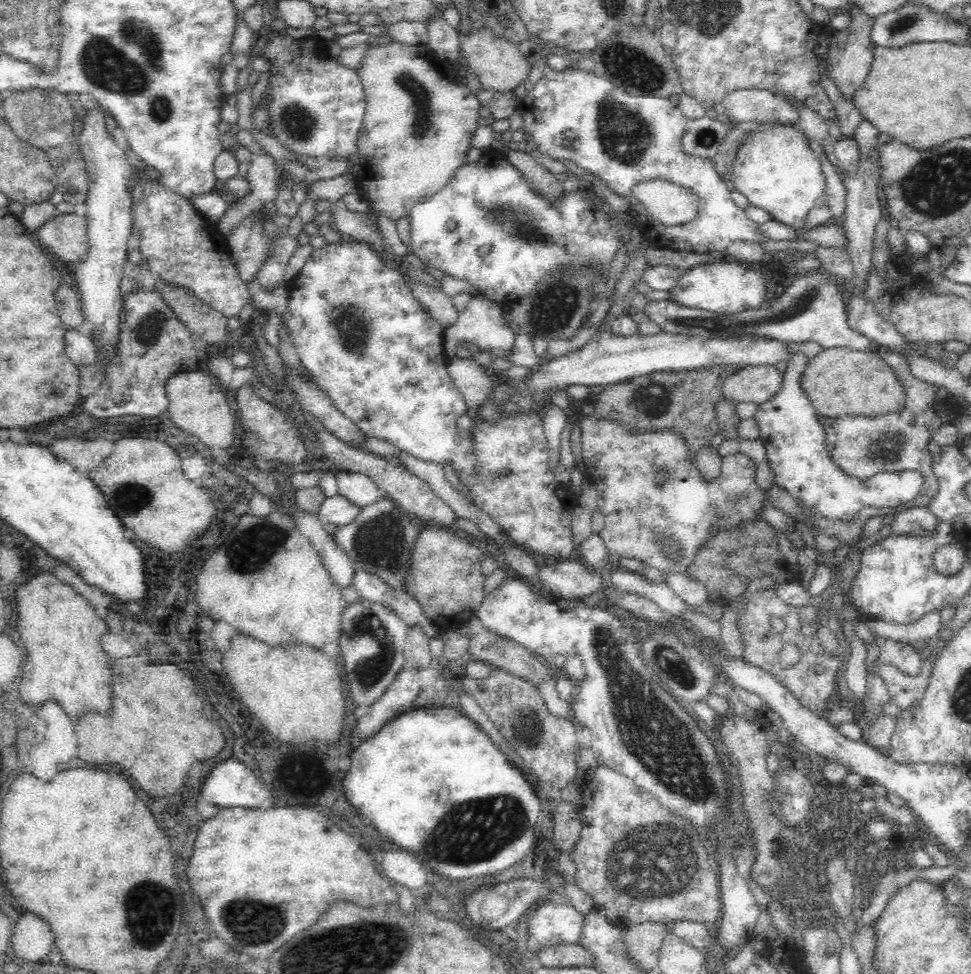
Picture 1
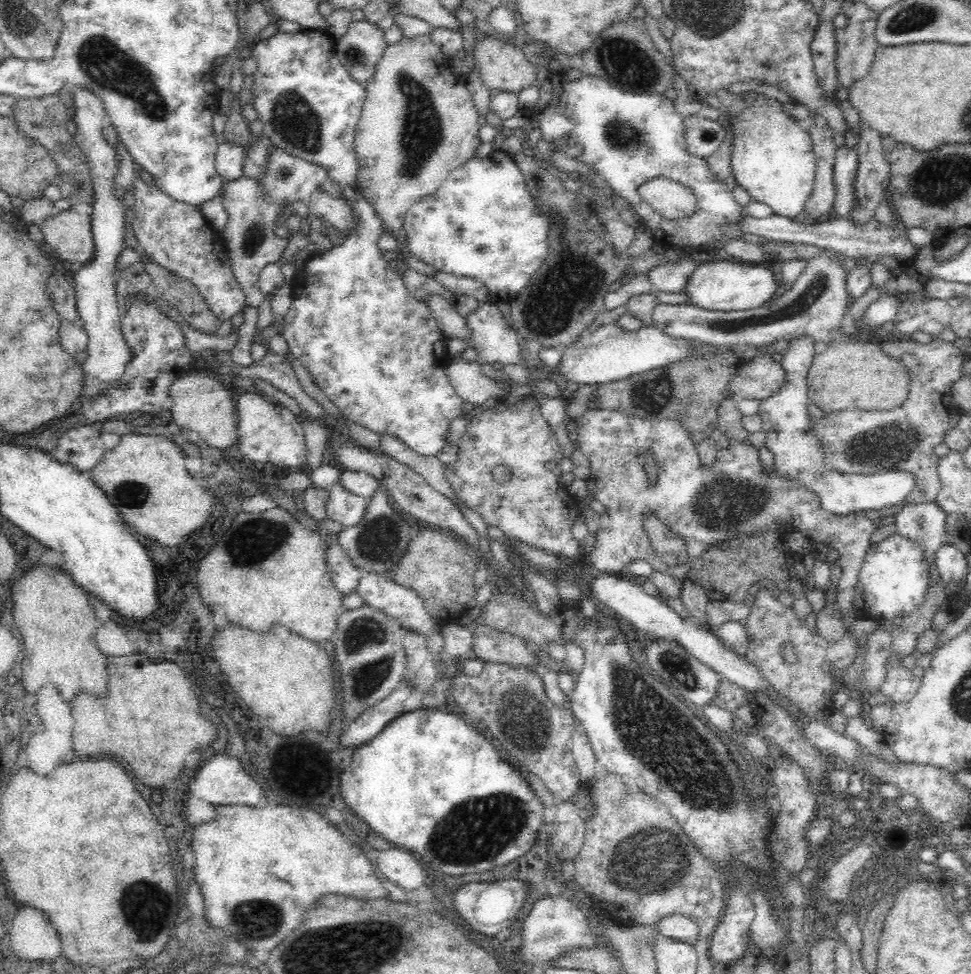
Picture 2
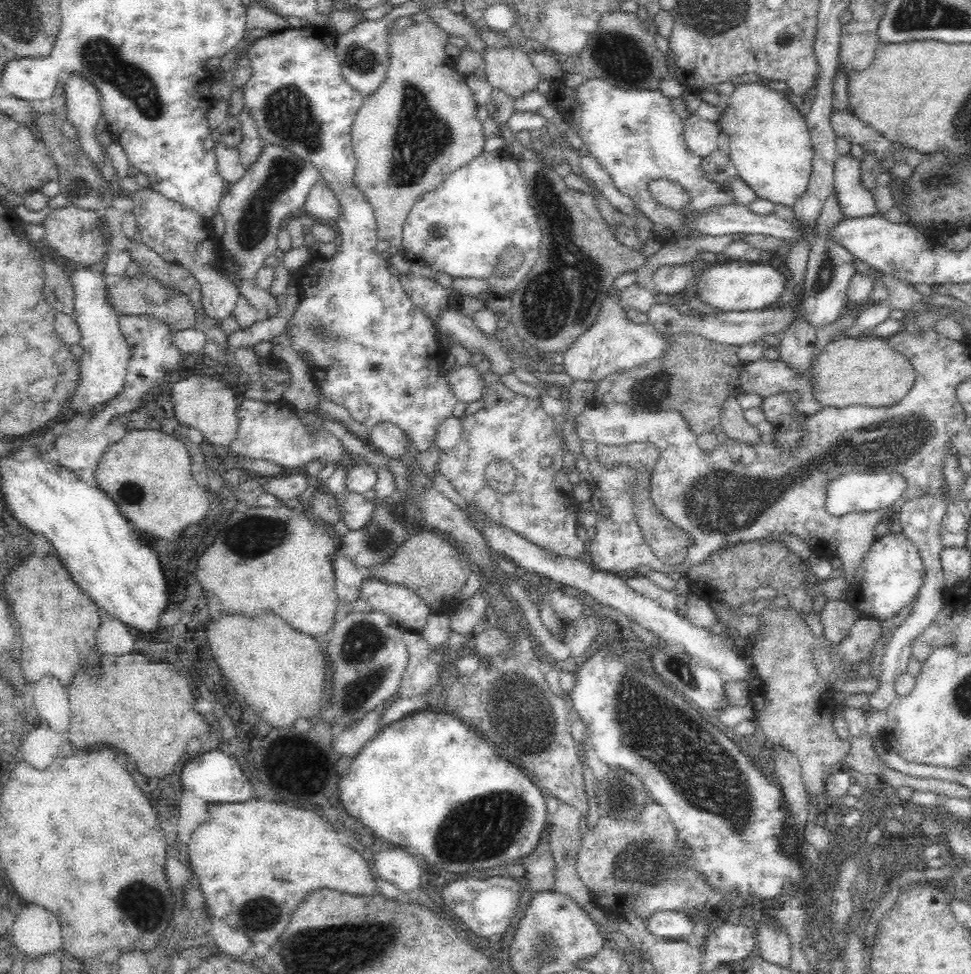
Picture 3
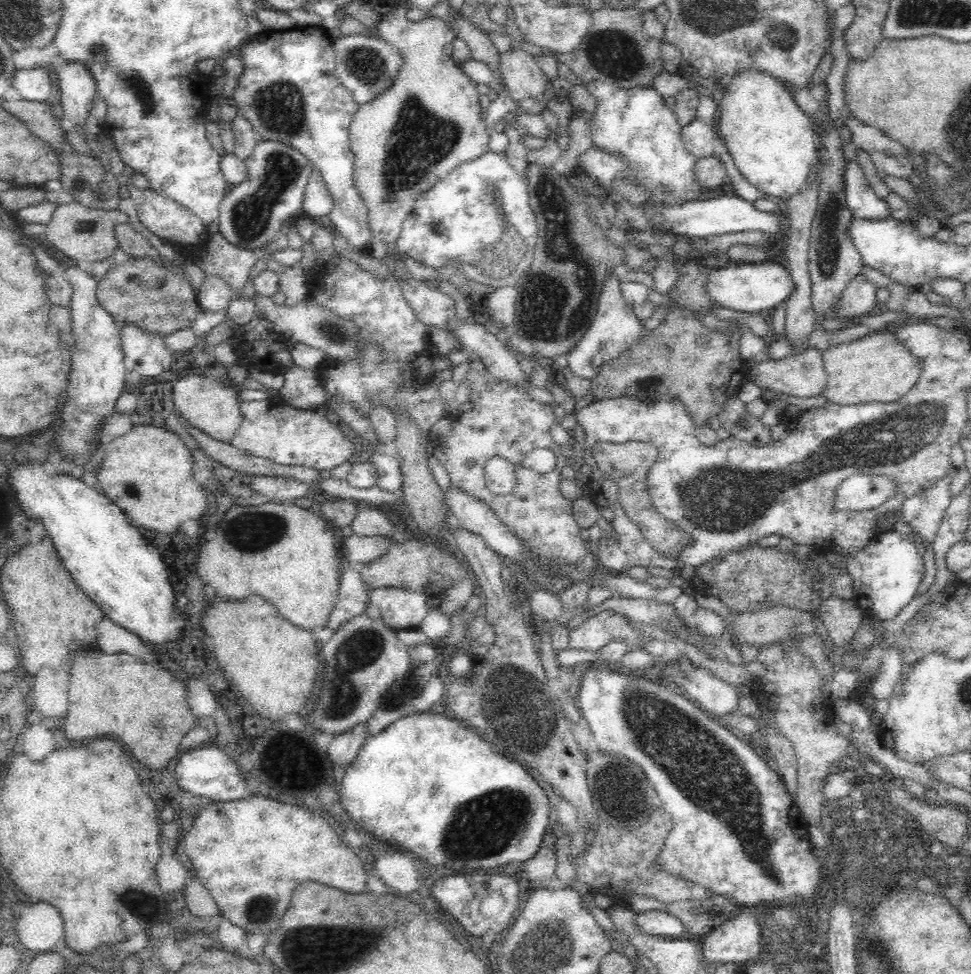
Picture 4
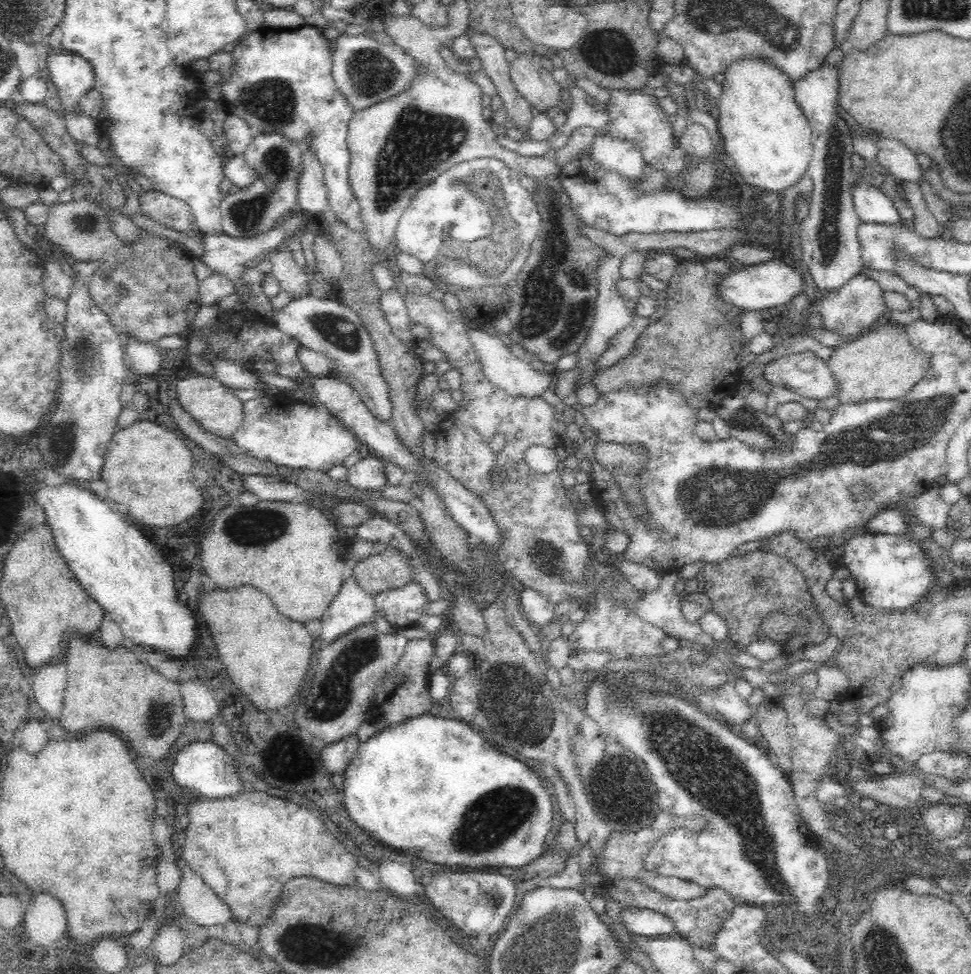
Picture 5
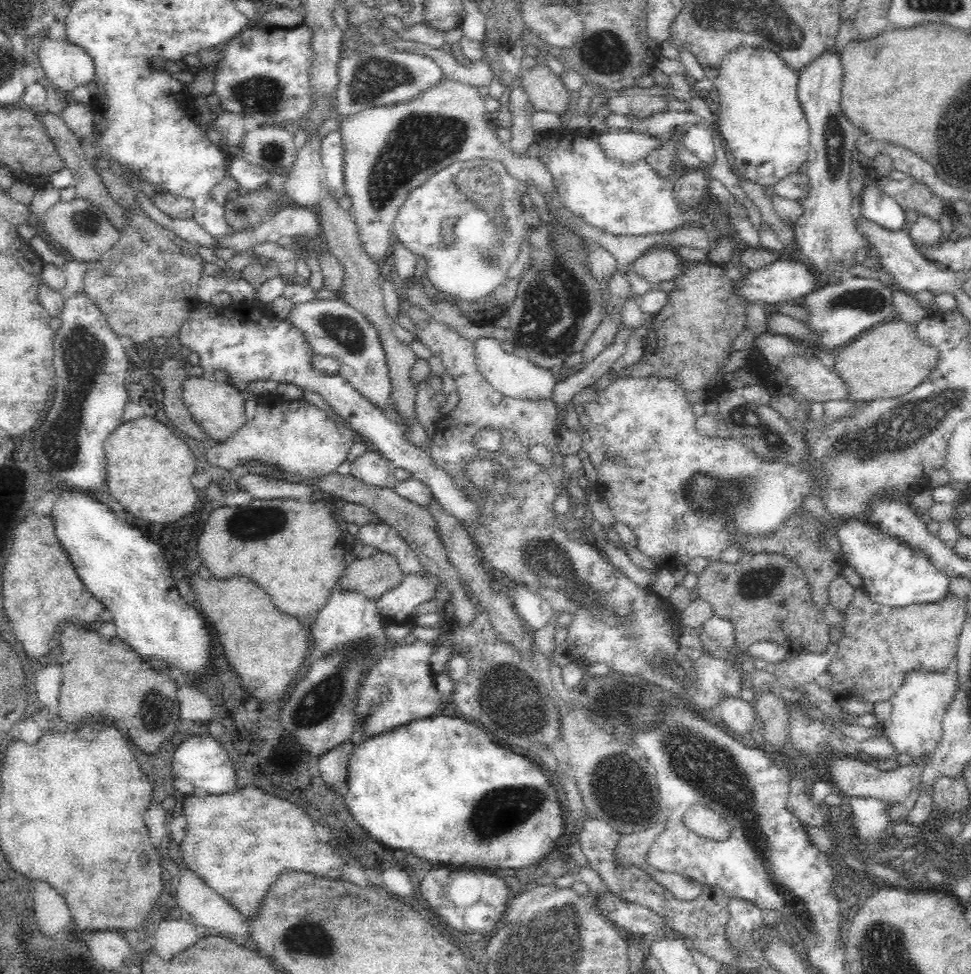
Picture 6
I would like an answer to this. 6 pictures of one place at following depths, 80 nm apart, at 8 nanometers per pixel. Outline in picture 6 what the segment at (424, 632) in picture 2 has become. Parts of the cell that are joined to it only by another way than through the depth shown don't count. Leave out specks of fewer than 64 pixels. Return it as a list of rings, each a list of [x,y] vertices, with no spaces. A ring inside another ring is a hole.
[[[404,575],[402,582],[375,600],[382,618],[391,623],[408,624],[416,616],[416,608],[436,598],[439,582],[436,575]]]

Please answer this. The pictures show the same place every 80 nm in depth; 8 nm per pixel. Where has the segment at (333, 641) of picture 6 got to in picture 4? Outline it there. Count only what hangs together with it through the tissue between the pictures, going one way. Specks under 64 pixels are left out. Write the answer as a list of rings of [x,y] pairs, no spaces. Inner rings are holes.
[[[342,566],[341,576],[338,578],[337,599],[327,620],[328,628],[340,629],[352,616],[365,614],[364,608],[369,603],[366,588],[358,568]]]

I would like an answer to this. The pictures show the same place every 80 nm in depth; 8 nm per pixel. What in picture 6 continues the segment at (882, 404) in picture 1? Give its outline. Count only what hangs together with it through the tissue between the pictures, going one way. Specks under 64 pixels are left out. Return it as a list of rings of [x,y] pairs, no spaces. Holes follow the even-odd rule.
[[[894,317],[885,322],[872,325],[861,332],[854,340],[841,347],[835,353],[832,370],[838,377],[842,377],[842,381],[848,385],[848,396],[844,400],[857,403],[874,399],[896,398],[912,391],[923,379],[928,377],[937,365],[938,348],[930,347],[930,344],[920,343],[914,332],[916,332],[916,325]]]

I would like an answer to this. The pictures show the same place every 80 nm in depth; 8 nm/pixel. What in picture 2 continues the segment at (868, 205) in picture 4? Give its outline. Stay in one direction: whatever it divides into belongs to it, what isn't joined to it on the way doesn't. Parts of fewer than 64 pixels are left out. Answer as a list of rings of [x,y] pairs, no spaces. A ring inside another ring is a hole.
[[[846,144],[838,147],[833,164],[835,178],[835,202],[829,214],[831,218],[846,217],[854,206],[854,178],[858,170],[858,152]]]

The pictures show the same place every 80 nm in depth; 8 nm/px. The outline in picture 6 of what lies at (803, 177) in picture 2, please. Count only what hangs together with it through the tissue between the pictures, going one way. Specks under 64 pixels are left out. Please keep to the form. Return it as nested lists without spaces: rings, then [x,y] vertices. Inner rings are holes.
[[[739,48],[728,54],[719,66],[718,78],[712,81],[719,93],[716,132],[726,149],[730,150],[734,159],[733,170],[742,178],[758,183],[770,191],[777,182],[798,172],[807,162],[811,151],[809,124],[796,95],[799,74],[791,70],[777,54],[766,49]]]

